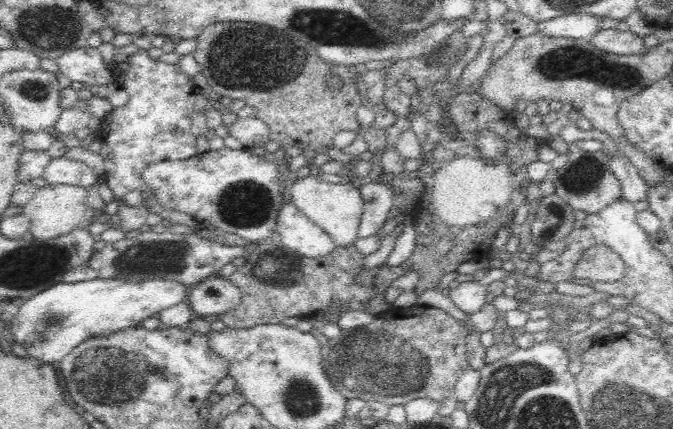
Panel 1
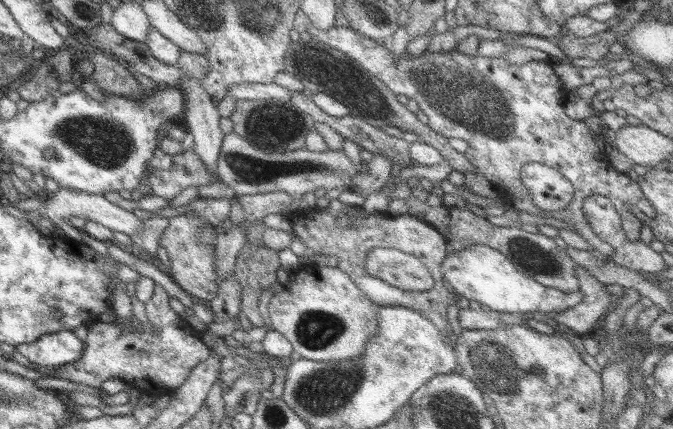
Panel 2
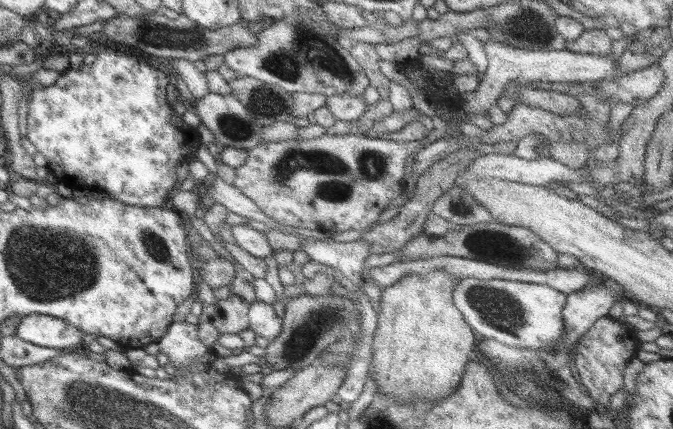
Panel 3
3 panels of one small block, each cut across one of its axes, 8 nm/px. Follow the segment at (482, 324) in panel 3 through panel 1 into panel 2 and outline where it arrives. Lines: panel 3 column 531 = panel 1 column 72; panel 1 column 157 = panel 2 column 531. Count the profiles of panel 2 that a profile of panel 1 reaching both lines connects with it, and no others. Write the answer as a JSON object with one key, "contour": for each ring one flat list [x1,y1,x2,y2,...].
{"contour":[[474,244,469,248,448,254,442,264,442,276,450,283,452,290,462,303,474,300,481,306,489,306,490,310,501,314,556,314,576,306,584,297,580,290,566,294,554,288,548,288,533,278,518,272,512,262,494,248,482,244]]}

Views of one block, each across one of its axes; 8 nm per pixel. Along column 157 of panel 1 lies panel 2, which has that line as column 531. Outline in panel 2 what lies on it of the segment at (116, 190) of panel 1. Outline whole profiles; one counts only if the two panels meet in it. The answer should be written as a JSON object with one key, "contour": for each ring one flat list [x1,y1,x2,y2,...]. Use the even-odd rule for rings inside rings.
{"contour":[[308,25,308,32,312,40,327,44,346,54,355,60,360,67,371,72,376,78,380,79,395,95,404,94,409,100,414,100,418,108,426,116,428,127,440,134,443,138,464,140,468,143,468,149,465,158,468,158,470,165,476,168,480,173,496,185,500,190,510,195,518,197,516,210,528,212,534,216,542,218,554,217,556,220,563,220,566,224,574,226,574,232,577,232,594,250,610,256,614,253,614,248,603,242,602,239,590,228,582,210,583,203,592,196,604,196,618,210,622,220,622,228,626,234,628,242,638,241,642,230,642,222,632,214,632,206,638,208,642,214,648,218,654,218,654,208,644,197,639,185,624,173,618,173,608,160,604,151,596,144,597,135,590,130,586,122,580,120,571,120,564,113,564,104,567,91,563,88,554,69,552,62,530,61,522,64,510,64,504,58,489,58,480,56,464,55,456,48,451,51,424,51,418,56,403,53,398,59,394,59,389,49,389,43,378,45,372,39,361,35,354,29,337,26,322,30],[536,162,550,169,560,172,573,187,574,193,571,203,562,211,547,213,535,207,532,203,529,191,523,184,522,169,526,164]]}

